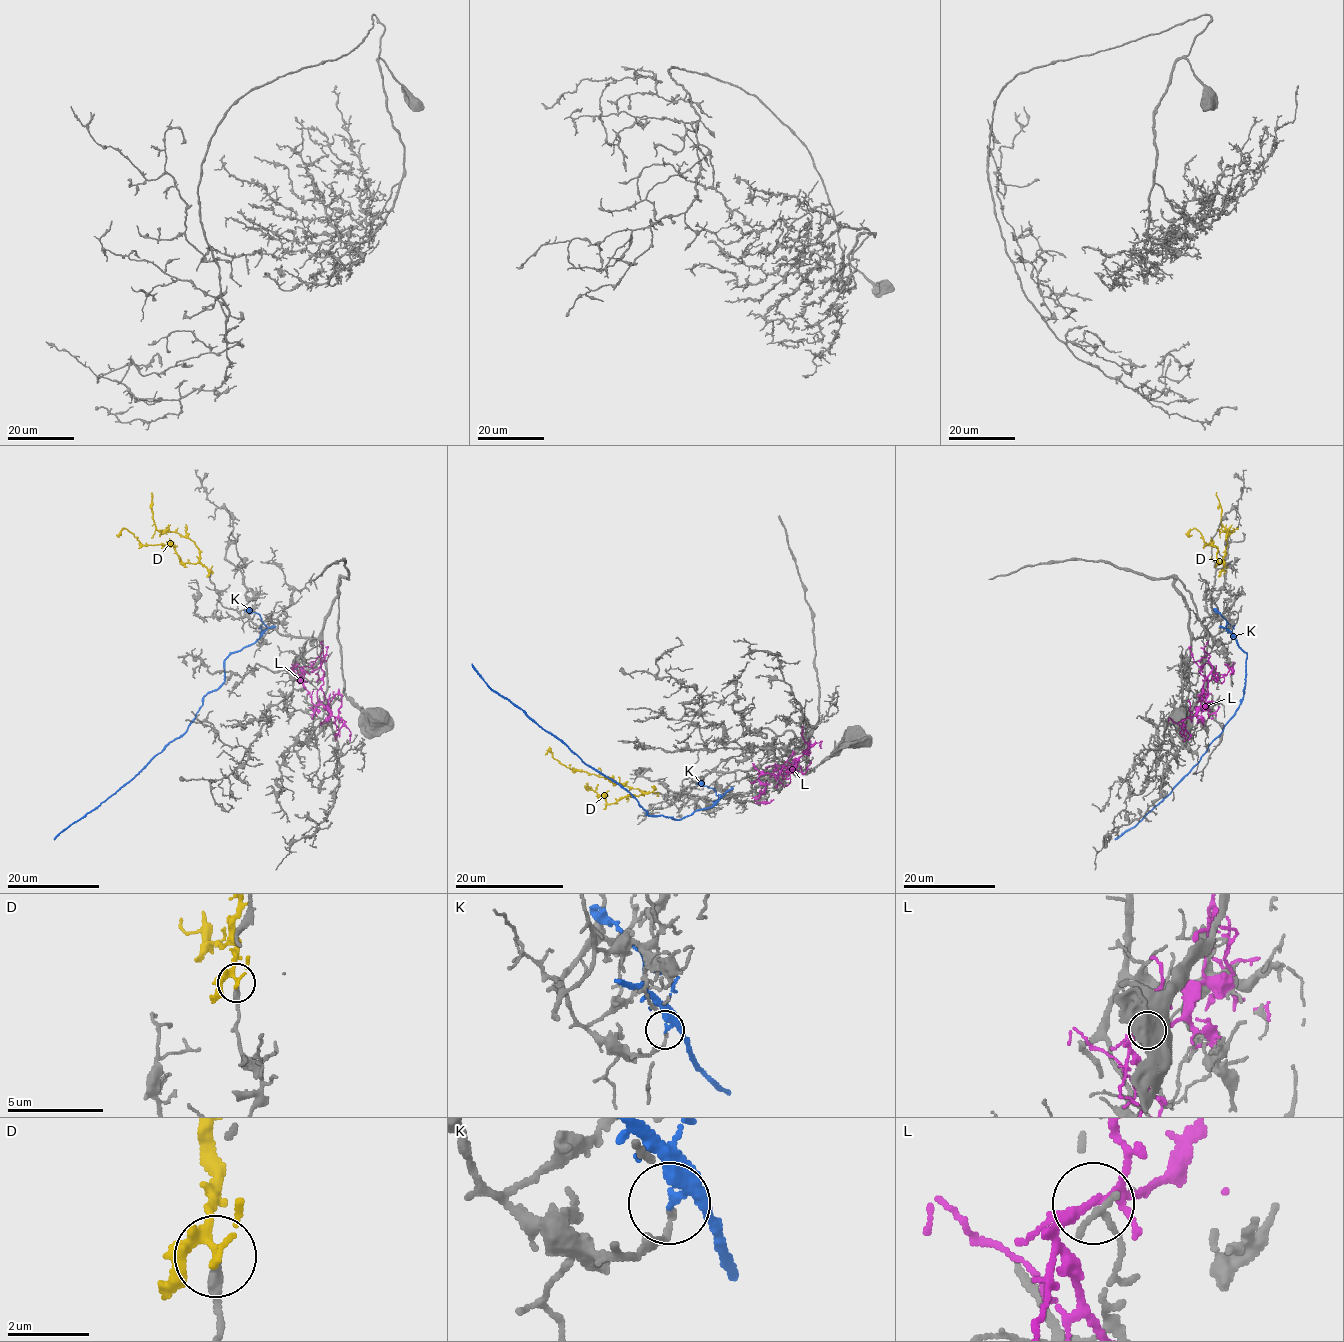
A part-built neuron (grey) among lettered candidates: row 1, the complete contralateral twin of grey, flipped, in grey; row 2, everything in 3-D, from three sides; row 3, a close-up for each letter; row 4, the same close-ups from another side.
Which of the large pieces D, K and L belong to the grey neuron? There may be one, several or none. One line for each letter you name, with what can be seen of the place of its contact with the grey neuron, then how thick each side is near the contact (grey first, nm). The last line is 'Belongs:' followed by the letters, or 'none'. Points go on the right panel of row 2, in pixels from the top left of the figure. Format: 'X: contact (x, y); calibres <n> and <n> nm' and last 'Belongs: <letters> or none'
D: contact (1224, 572); calibres 360 and 160 nm
Belongs: D

